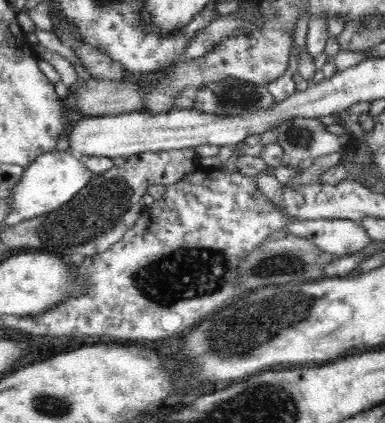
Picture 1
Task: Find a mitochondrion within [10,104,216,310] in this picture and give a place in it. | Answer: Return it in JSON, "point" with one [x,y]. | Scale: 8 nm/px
{"point":[101,209]}

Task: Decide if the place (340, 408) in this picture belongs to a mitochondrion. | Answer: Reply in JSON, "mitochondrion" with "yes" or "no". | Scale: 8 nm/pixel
{"mitochondrion":"no"}

